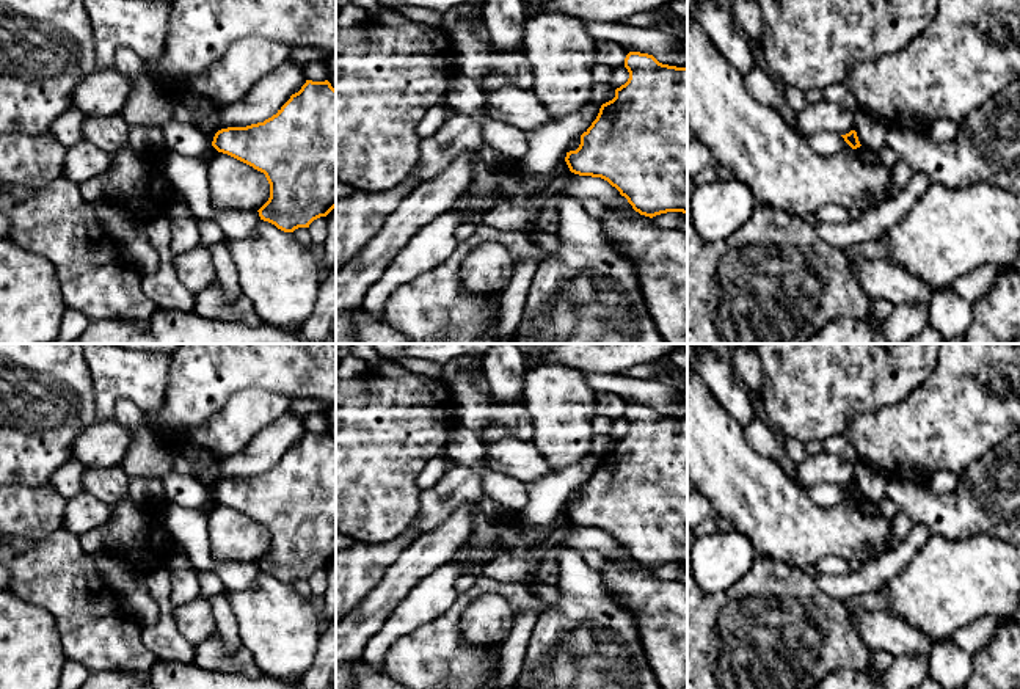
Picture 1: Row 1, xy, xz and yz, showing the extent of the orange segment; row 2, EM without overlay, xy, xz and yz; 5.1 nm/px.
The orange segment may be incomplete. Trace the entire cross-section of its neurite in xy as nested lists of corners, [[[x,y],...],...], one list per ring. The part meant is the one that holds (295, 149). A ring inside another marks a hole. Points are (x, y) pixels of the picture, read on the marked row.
[[[306,80],[276,115],[246,127],[221,129],[212,146],[265,174],[270,198],[257,212],[284,232],[309,228],[336,207],[336,89],[328,80]]]

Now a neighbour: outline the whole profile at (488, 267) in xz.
[[[485,242],[463,261],[460,281],[468,292],[501,293],[508,286],[513,272],[515,264],[508,251],[496,242]]]

